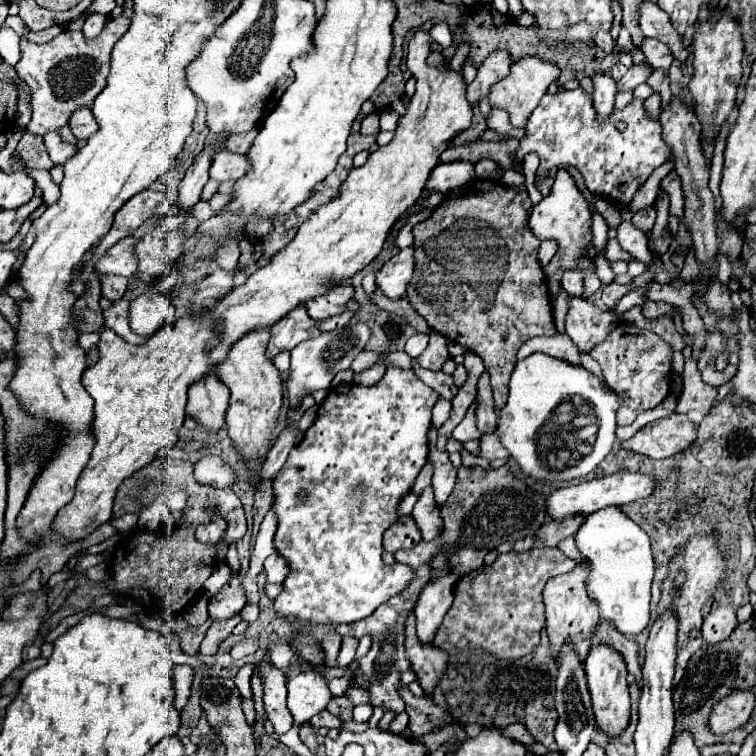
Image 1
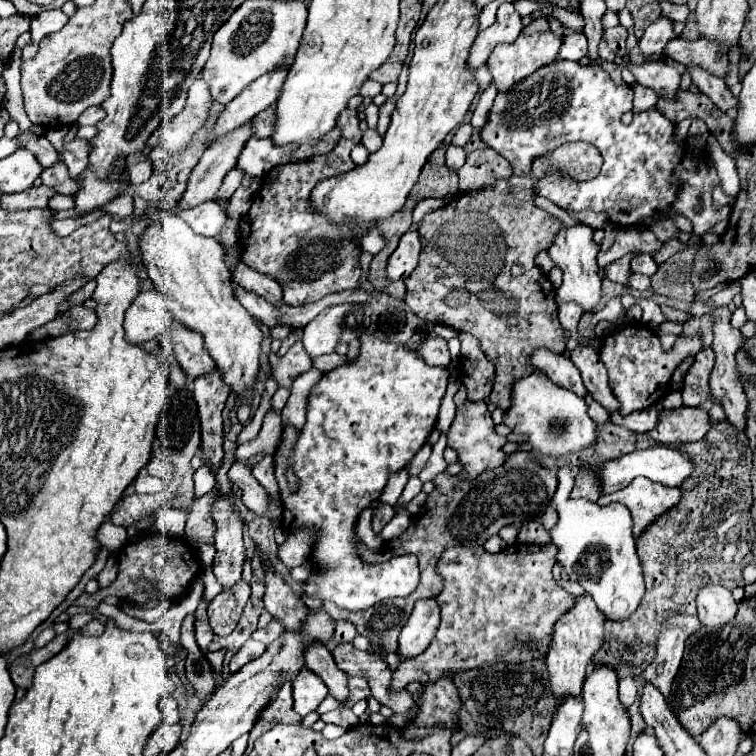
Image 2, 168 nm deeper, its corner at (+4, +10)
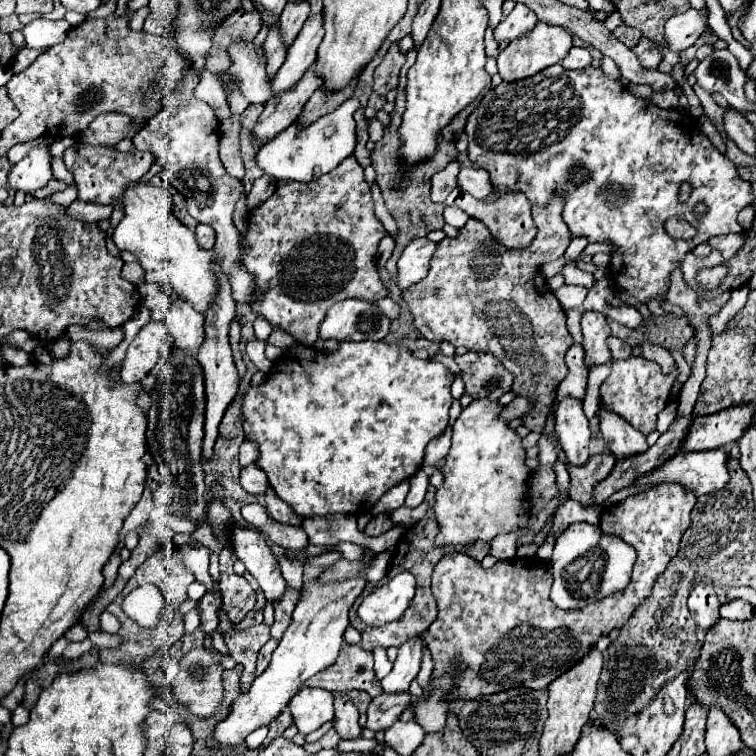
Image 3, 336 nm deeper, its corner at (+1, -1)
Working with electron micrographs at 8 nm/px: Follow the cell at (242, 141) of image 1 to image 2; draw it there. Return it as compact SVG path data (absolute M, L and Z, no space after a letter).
M276 106L266 108L262 114L258 114L258 116L250 122L254 136L258 136L258 138L268 138L268 136L272 134L272 130L274 130L274 120L276 120L274 108L276 108Z

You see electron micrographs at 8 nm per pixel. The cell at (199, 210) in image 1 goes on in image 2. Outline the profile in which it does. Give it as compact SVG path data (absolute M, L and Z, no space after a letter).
M216 200L202 202L190 210L178 210L178 216L196 234L202 234L202 236L218 236L222 232L222 226L228 220L224 208Z

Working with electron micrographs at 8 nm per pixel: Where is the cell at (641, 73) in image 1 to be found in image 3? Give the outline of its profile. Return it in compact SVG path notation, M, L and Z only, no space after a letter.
M689 9L681 15L675 15L665 25L665 37L671 51L685 51L691 47L707 29L707 9Z

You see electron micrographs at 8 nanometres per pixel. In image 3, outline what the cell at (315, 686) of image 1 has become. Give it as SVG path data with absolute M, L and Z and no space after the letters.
M303 687L289 701L289 709L293 715L293 725L299 729L299 733L307 735L333 719L333 693Z

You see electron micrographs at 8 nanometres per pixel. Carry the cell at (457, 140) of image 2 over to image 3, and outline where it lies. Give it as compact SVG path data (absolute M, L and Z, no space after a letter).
M459 161L449 163L443 171L433 175L433 185L431 185L431 201L433 203L443 203L445 197L457 187L457 173L459 173Z

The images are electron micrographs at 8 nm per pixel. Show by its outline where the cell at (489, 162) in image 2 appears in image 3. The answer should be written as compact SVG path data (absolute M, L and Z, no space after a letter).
M457 187L457 189L453 189L453 191L449 193L449 197L445 199L445 205L459 207L459 209L465 211L469 217L481 221L481 223L489 229L493 241L497 241L499 245L503 245L503 247L507 247L507 249L519 249L519 251L523 251L525 247L529 247L529 243L531 243L531 241L535 239L535 235L537 235L537 227L535 227L535 223L533 223L531 205L529 205L527 197L521 195L521 193L519 193L519 195L517 195L517 193L499 193L497 189L493 189L491 195L495 195L497 199L495 199L493 203L485 203L485 201L481 201L481 199L471 197L469 193L465 193L465 191L461 191L461 189Z

